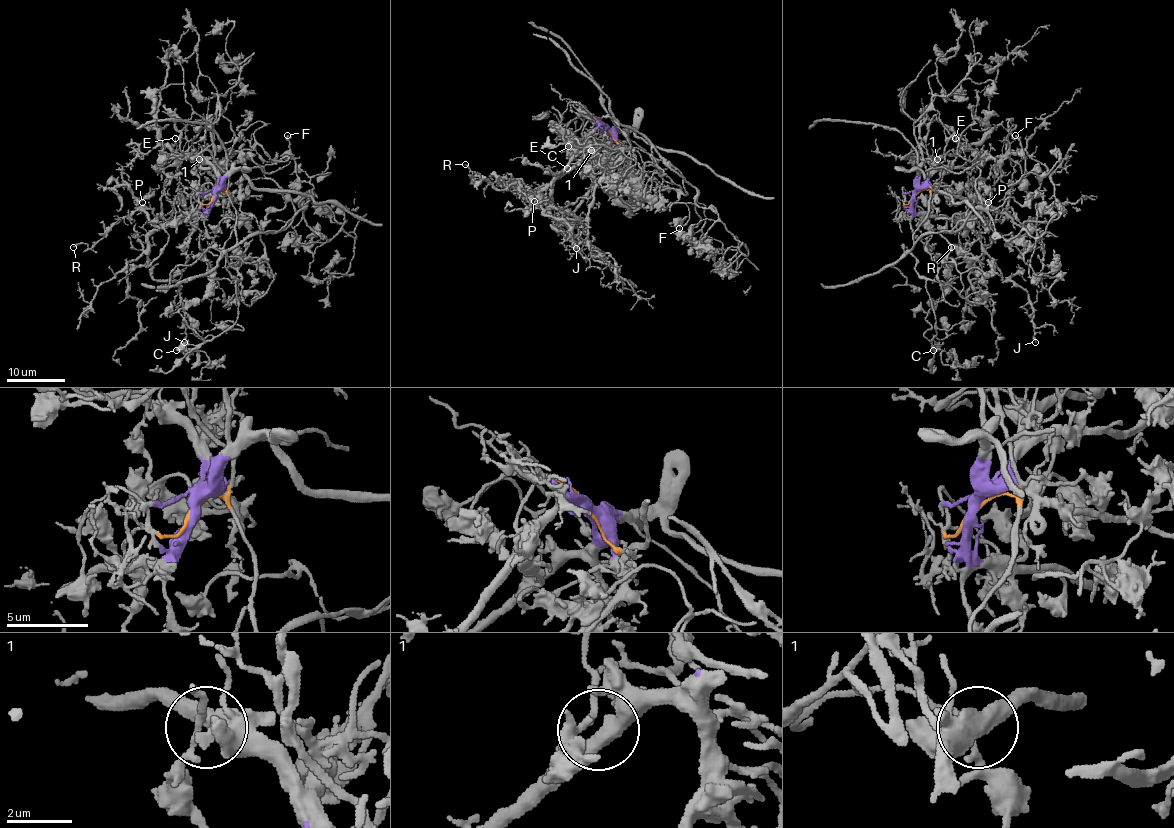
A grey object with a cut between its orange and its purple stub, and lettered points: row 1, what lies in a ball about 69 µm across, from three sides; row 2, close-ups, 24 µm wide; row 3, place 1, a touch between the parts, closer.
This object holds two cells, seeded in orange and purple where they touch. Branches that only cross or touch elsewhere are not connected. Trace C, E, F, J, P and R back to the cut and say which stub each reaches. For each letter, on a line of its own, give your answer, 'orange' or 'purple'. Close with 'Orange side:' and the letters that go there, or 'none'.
C: orange
E: purple
F: orange
J: purple
P: purple
R: purple
Orange side: C, F

